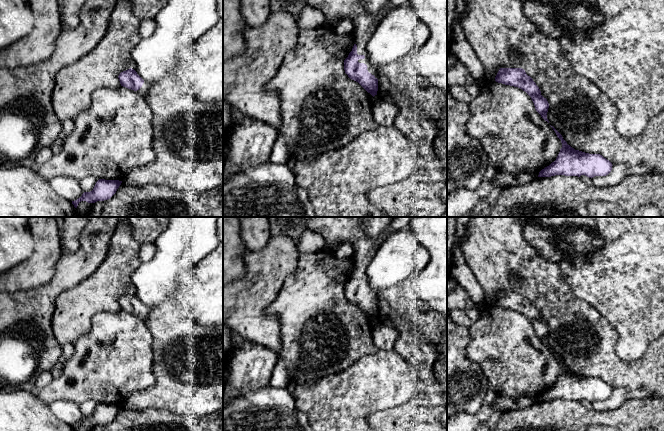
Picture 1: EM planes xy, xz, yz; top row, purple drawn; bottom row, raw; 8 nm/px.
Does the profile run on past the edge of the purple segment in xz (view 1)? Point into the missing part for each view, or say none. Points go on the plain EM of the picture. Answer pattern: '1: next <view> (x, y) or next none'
1: next xz (333, 229)

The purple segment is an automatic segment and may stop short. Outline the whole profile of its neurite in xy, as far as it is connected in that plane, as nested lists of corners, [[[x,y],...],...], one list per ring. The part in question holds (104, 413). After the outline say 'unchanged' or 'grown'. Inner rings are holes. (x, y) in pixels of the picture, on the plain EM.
[[[99,403],[92,415],[84,416],[80,422],[72,425],[72,428],[74,431],[77,431],[81,425],[95,427],[97,425],[108,424],[116,417],[121,407],[122,405],[119,404]]] | unchanged

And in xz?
[[[310,217],[308,230],[319,233],[327,243],[353,242],[356,267],[344,284],[348,301],[358,306],[373,321],[378,315],[378,297],[367,283],[366,268],[376,254],[376,238],[366,235],[360,217]]] | grown

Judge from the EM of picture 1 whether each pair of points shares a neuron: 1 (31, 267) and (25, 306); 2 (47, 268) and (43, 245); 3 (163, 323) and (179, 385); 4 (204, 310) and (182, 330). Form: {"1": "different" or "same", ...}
{"1": "different", "2": "same", "3": "same", "4": "different"}

